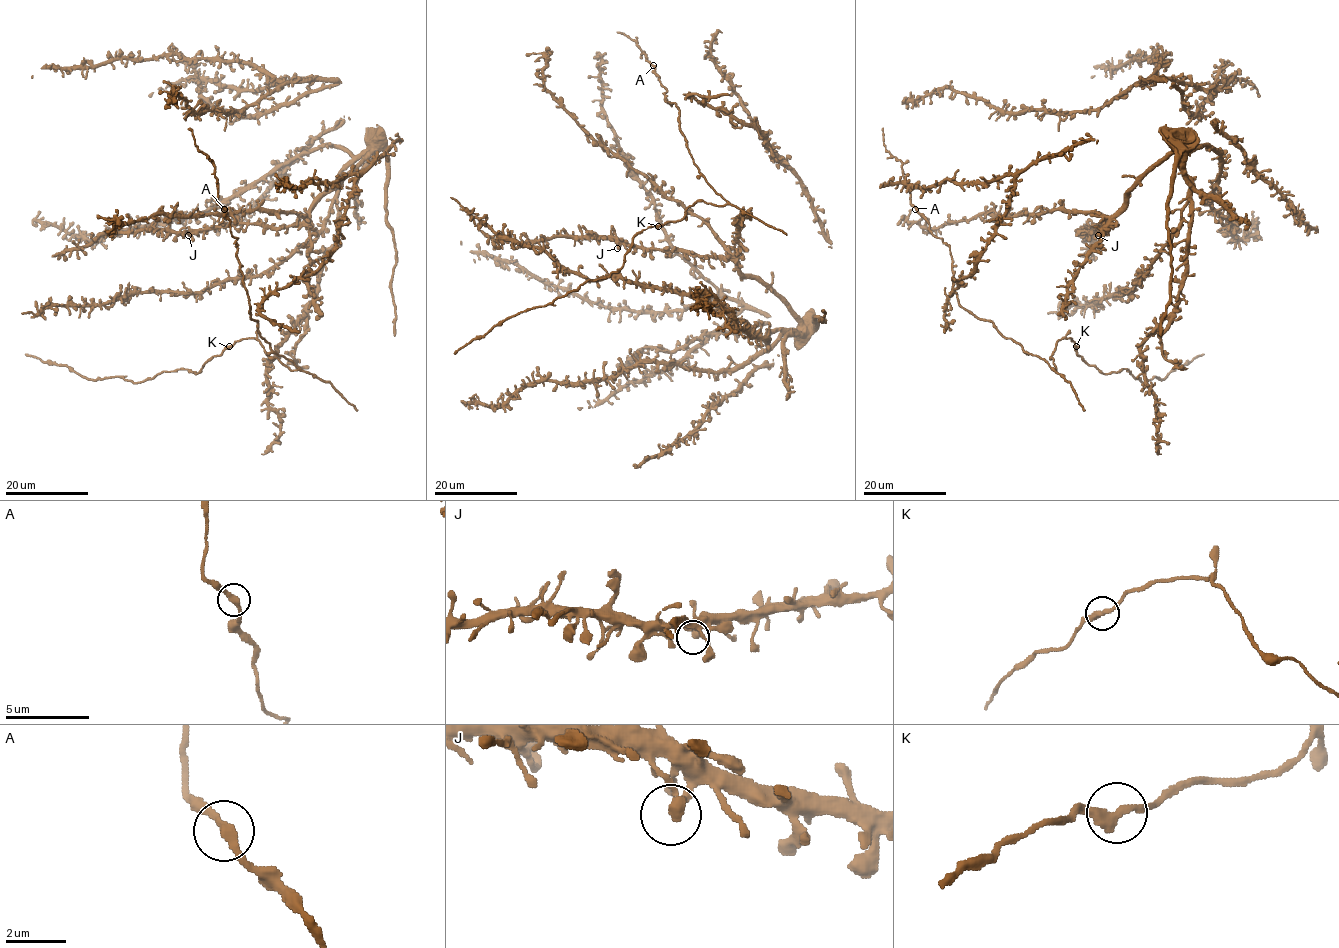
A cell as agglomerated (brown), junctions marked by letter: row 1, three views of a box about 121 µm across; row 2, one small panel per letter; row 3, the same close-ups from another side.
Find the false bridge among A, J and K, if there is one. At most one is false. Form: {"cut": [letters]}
{"cut": []}

